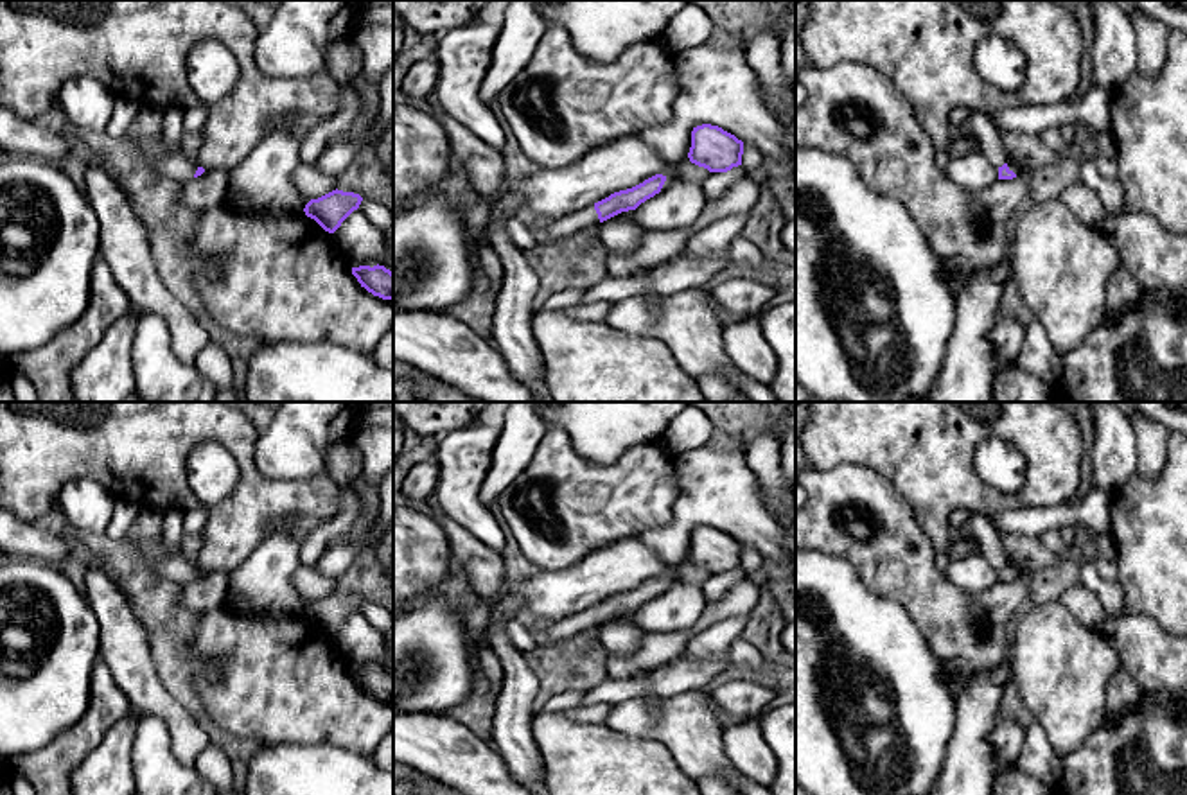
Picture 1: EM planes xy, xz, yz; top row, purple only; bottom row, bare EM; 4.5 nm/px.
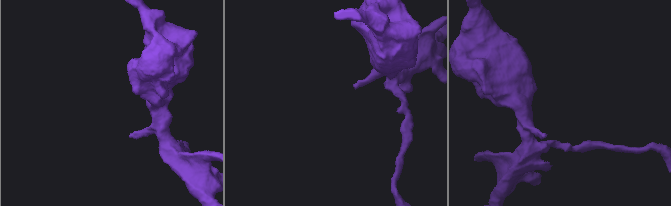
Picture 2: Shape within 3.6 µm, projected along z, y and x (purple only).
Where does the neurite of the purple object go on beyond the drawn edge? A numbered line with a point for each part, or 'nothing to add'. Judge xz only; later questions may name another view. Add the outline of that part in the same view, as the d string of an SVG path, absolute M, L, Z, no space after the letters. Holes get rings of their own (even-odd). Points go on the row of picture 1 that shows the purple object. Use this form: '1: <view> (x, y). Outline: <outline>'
1: xz (559, 230). Outline: M594 205L585 206L571 215L553 219L550 226L539 233L542 246L557 246L569 240L573 235L584 232L589 226L596 226L600 223Z

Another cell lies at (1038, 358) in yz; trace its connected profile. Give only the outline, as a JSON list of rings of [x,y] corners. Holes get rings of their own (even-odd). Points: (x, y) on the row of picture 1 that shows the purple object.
[[[1031,319],[1025,327],[1025,339],[1022,350],[1016,354],[1009,368],[1020,368],[1049,388],[1056,386],[1063,371],[1061,355],[1049,341],[1043,325],[1038,319]]]

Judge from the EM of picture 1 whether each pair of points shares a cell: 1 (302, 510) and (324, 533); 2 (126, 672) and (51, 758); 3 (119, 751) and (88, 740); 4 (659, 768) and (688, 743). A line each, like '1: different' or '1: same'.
1: different
2: different
3: different
4: different

